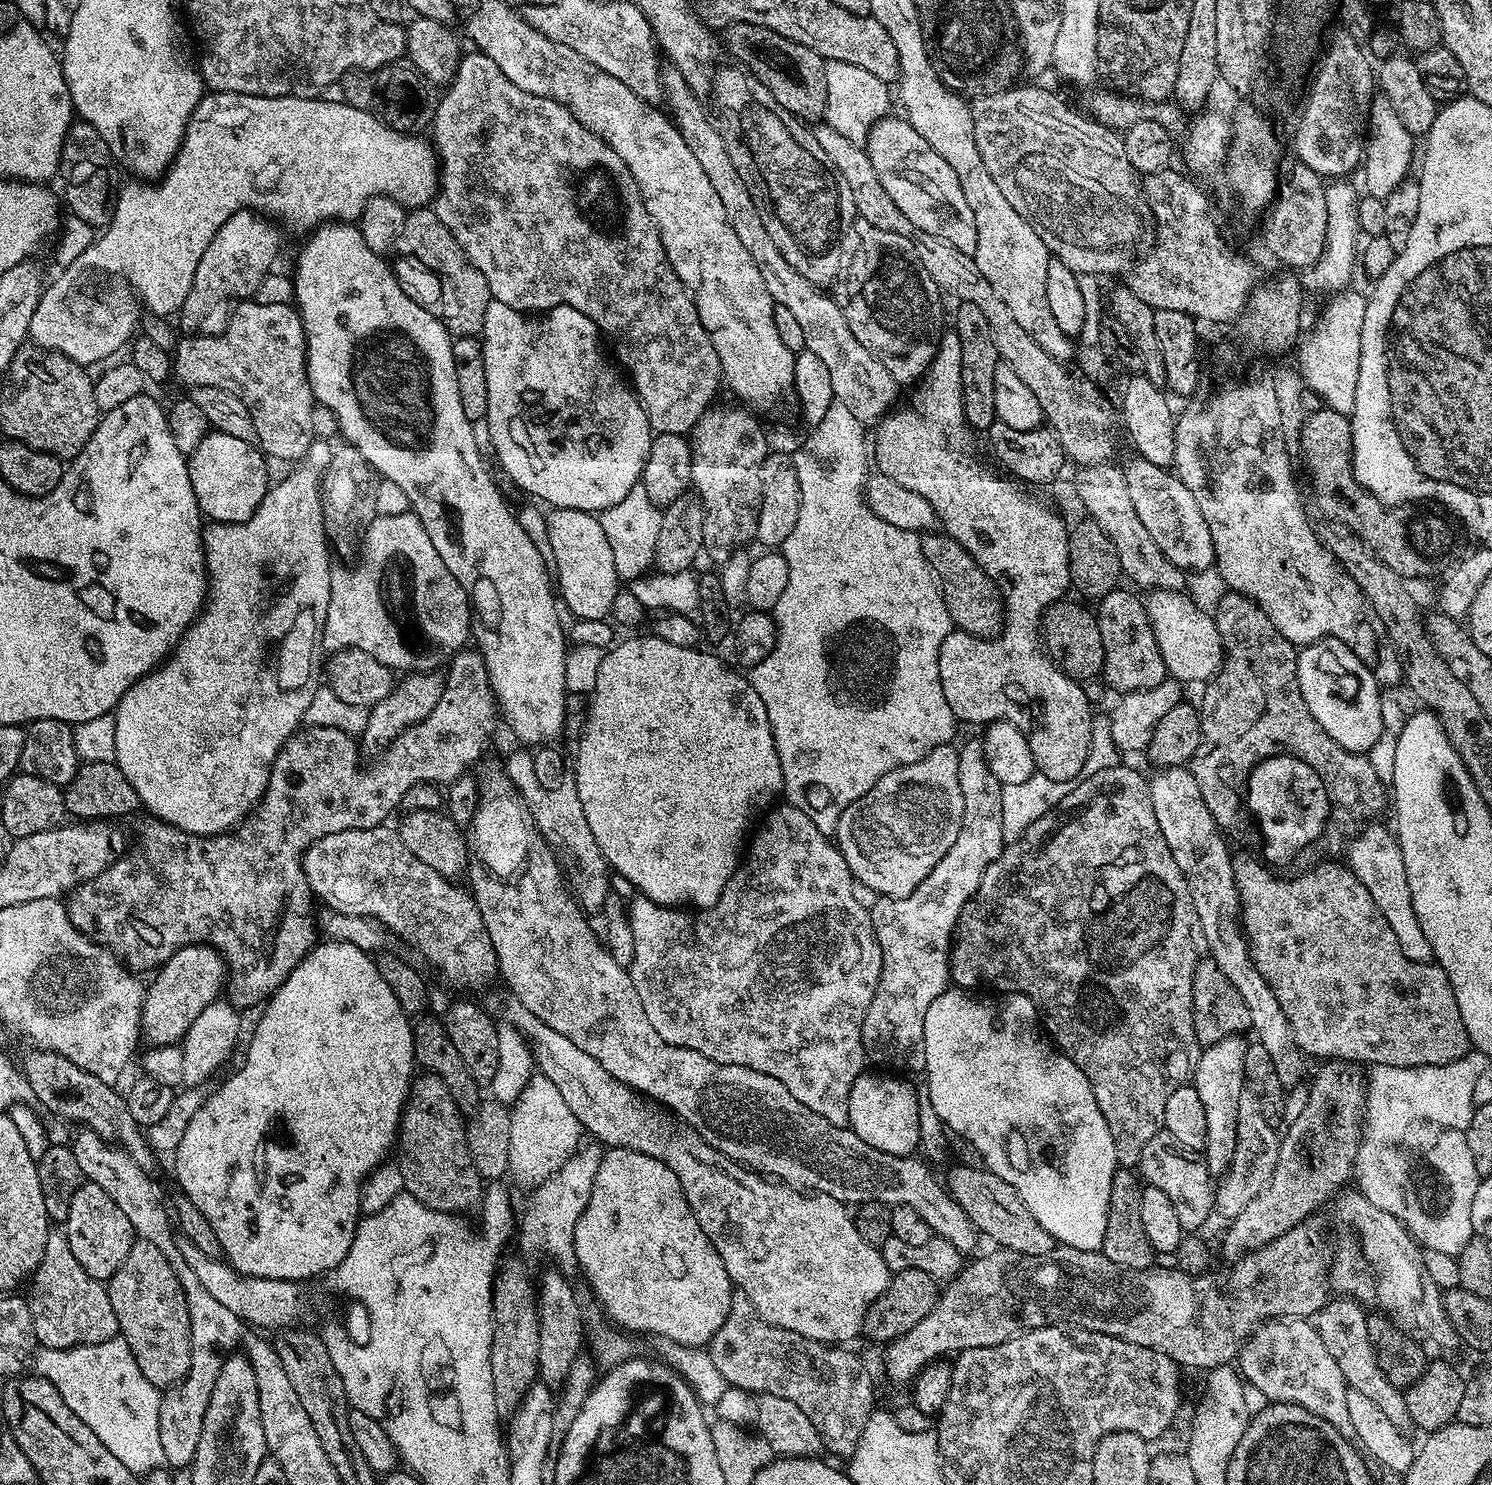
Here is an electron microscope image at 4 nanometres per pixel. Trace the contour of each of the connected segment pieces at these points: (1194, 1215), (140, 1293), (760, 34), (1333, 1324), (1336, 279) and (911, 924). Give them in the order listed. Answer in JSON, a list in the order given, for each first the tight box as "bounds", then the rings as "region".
[{"bounds":[1138,1130,1216,1234],"region":[[[1161,1130],[1142,1146],[1142,1154],[1138,1165],[1139,1175],[1143,1183],[1150,1188],[1163,1190],[1170,1197],[1178,1222],[1185,1234],[1196,1234],[1200,1227],[1216,1212],[1216,1190],[1214,1178],[1206,1166],[1201,1153],[1190,1150],[1190,1146],[1182,1146],[1174,1134]]]},{"bounds":[106,1239,190,1390],"region":[[[133,1239],[126,1262],[107,1280],[106,1287],[110,1306],[114,1306],[118,1318],[119,1335],[130,1346],[142,1374],[161,1390],[179,1385],[190,1370],[190,1310],[166,1254],[162,1254],[154,1242]]]},{"bounds":[722,24,828,122],"region":[[[753,24],[728,25],[722,32],[722,44],[727,55],[755,74],[790,115],[804,122],[816,122],[823,117],[824,110],[828,107],[826,74],[824,73],[826,61],[818,54],[814,54],[814,50],[810,50],[798,42],[790,42],[790,38],[782,38],[782,34],[774,34],[774,30],[766,30]]]},{"bounds":[1315,1298,1413,1430],"region":[[[1332,1298],[1324,1305],[1324,1309],[1315,1317],[1315,1328],[1322,1336],[1327,1350],[1334,1361],[1338,1362],[1339,1369],[1349,1388],[1358,1390],[1367,1400],[1374,1402],[1390,1422],[1401,1430],[1408,1430],[1413,1427],[1410,1418],[1410,1410],[1406,1410],[1406,1398],[1404,1392],[1382,1374],[1382,1366],[1378,1366],[1378,1358],[1374,1354],[1374,1346],[1370,1342],[1370,1334],[1366,1334],[1366,1322],[1369,1313],[1359,1304],[1359,1299]]]},{"bounds":[1302,178,1358,297],"region":[[[1336,178],[1326,187],[1326,246],[1314,262],[1314,266],[1303,269],[1302,287],[1305,293],[1316,296],[1331,297],[1337,292],[1343,292],[1352,280],[1352,271],[1358,268],[1358,244],[1356,248],[1356,201],[1358,188],[1344,178]]]},{"bounds":[862,739,1006,1074],"region":[[[983,739],[968,740],[958,748],[960,757],[958,758],[958,786],[962,786],[962,798],[964,799],[964,813],[962,814],[962,830],[958,830],[958,838],[954,838],[954,846],[950,846],[950,850],[946,850],[946,854],[942,858],[942,862],[938,862],[938,866],[934,866],[934,870],[930,870],[930,874],[921,882],[914,890],[914,894],[910,894],[906,898],[890,898],[882,896],[877,899],[876,905],[872,907],[872,929],[876,935],[876,941],[880,947],[882,954],[882,970],[878,978],[878,986],[874,990],[874,998],[870,1002],[870,1010],[866,1010],[866,1018],[862,1022],[862,1042],[864,1043],[864,1054],[869,1061],[872,1060],[873,1065],[879,1066],[884,1070],[895,1070],[900,1074],[912,1074],[908,1072],[924,1072],[926,1066],[926,1042],[924,1041],[924,1027],[926,1026],[926,1010],[930,1010],[934,998],[938,998],[938,994],[942,994],[950,987],[950,977],[948,975],[948,953],[952,950],[954,943],[954,933],[956,924],[960,920],[962,910],[966,906],[968,899],[975,894],[978,886],[982,882],[982,874],[986,874],[986,870],[995,862],[1004,852],[1006,841],[1002,834],[1002,790],[1004,785],[998,782],[998,778],[994,778],[994,774],[990,774],[990,766],[986,766],[986,754],[984,753]]]}]

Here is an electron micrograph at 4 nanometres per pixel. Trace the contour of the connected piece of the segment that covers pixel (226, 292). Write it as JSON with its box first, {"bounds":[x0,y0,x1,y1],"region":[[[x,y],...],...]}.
{"bounds":[178,208,280,336],"region":[[[241,208],[216,231],[210,246],[206,246],[206,254],[202,254],[202,262],[198,262],[198,270],[194,270],[190,294],[186,294],[186,302],[178,313],[185,333],[216,336],[223,332],[237,301],[251,297],[273,267],[271,264],[280,252],[279,231],[269,217],[251,208]]]}

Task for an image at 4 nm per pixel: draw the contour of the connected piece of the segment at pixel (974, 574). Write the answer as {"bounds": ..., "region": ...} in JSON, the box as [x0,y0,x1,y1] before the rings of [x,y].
{"bounds":[920,530,1004,638],"region":[[[940,530],[925,532],[920,536],[922,554],[936,576],[940,593],[946,602],[946,610],[950,614],[953,625],[959,631],[971,636],[991,638],[999,633],[1004,623],[1004,598],[996,581],[990,579],[986,570],[970,558],[970,554],[954,538]]]}

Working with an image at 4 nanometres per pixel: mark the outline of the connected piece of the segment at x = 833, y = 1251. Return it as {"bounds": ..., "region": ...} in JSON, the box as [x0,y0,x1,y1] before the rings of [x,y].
{"bounds":[507,1002,890,1346],"region":[[[515,1002],[509,1004],[507,1023],[518,1029],[528,1041],[539,1075],[550,1078],[550,1082],[558,1086],[566,1106],[574,1110],[574,1118],[578,1118],[581,1129],[587,1135],[589,1132],[592,1135],[589,1137],[595,1138],[601,1145],[629,1148],[650,1158],[658,1158],[670,1166],[674,1174],[678,1174],[678,1182],[682,1182],[686,1202],[690,1202],[690,1210],[694,1210],[698,1226],[702,1226],[706,1238],[710,1238],[714,1250],[718,1250],[733,1285],[756,1307],[765,1322],[782,1330],[794,1330],[794,1334],[802,1334],[819,1344],[833,1346],[847,1345],[847,1340],[861,1335],[866,1310],[870,1310],[872,1303],[886,1290],[890,1273],[883,1251],[870,1246],[870,1242],[859,1236],[849,1205],[838,1198],[789,1188],[783,1182],[765,1178],[759,1172],[736,1164],[726,1154],[714,1150],[714,1146],[705,1142],[673,1113],[662,1110],[661,1105],[635,1092],[629,1084],[618,1082],[618,1078],[590,1058],[586,1050],[578,1050],[570,1038],[558,1034],[558,1030],[550,1030],[550,1026],[534,1018],[526,1006]]]}

